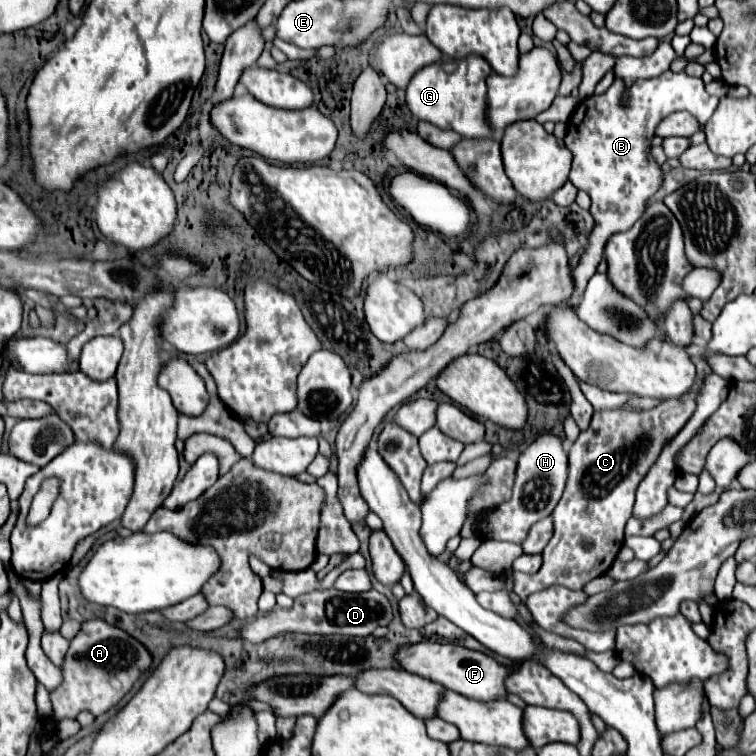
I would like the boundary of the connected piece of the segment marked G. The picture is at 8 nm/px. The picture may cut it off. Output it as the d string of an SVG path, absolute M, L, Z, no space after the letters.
M465 56L461 60L443 58L441 62L427 64L411 78L407 86L407 106L417 120L429 122L437 128L449 128L459 132L463 138L491 138L483 124L483 100L485 100L485 78L491 74L491 66L481 56Z

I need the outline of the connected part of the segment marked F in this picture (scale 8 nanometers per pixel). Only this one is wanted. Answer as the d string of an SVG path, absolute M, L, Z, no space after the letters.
M431 642L415 644L415 648L407 648L407 652L403 652L403 668L427 680L435 680L437 684L443 684L447 690L463 694L471 700L481 700L481 702L505 700L509 694L505 686L505 680L511 674L509 666L499 664L495 658L483 652L469 650L457 644L431 644Z

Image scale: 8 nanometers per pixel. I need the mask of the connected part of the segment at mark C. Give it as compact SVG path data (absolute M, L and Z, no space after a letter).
M695 384L691 396L687 396L685 402L679 404L659 404L651 410L643 412L629 412L629 410L601 410L593 414L591 426L579 434L579 438L573 442L569 450L569 478L565 492L559 500L559 504L553 510L553 538L543 550L543 566L537 574L523 576L521 572L513 572L515 586L513 592L525 602L527 596L547 590L549 586L565 586L571 590L581 590L581 586L597 576L603 576L617 552L623 546L625 538L625 524L631 518L631 508L635 502L635 490L639 482L645 478L649 468L655 464L657 456L661 454L663 446L683 428L683 424L691 418L691 412L695 410L695 392L699 390L699 384Z

